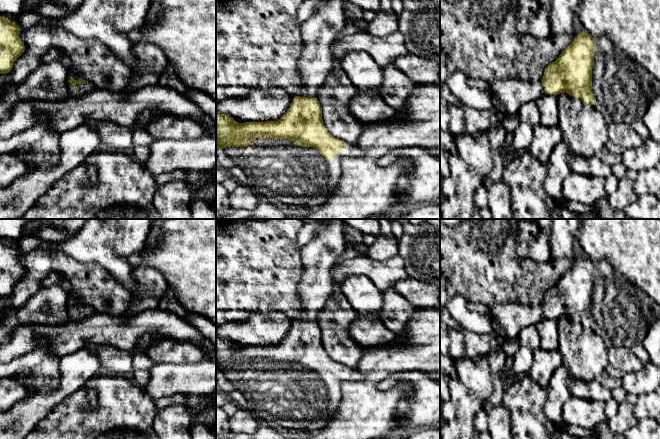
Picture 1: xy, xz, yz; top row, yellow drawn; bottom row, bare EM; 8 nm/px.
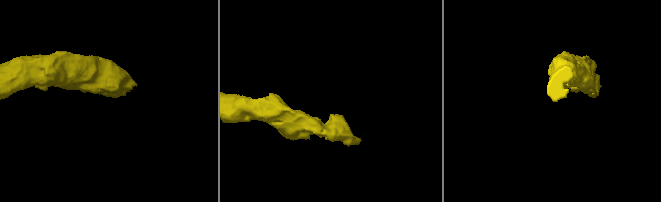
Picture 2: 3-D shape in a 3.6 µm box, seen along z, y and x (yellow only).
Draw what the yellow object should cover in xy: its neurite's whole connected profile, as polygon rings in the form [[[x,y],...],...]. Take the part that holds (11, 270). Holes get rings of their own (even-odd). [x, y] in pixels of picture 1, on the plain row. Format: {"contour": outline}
{"contour": [[[0,240],[0,298],[9,297],[25,274],[24,266],[19,261],[21,254],[16,247]]]}

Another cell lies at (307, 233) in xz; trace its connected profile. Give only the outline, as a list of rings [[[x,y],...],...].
[[[315,219],[312,222],[305,223],[296,236],[299,249],[301,250],[304,246],[311,242],[315,238],[315,235],[321,226],[326,223],[327,219]]]

